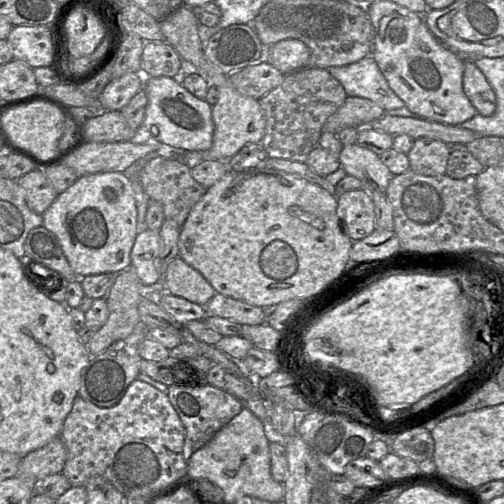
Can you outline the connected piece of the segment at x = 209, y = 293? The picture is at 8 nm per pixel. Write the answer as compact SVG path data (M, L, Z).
M179 256L168 264L163 278L163 287L164 292L200 306L206 306L216 294L215 289L203 275Z

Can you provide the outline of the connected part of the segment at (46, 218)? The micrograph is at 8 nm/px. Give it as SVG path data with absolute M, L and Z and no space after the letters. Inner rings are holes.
M106 172L78 177L58 195L43 213L43 226L52 232L77 278L103 273L119 273L131 266L130 253L137 233L137 208L131 180L123 172Z

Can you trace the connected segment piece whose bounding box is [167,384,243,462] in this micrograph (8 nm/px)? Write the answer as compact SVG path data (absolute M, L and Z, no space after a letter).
M202 384L196 387L169 386L167 396L179 415L185 427L185 441L183 445L183 457L188 462L190 457L204 446L220 429L230 422L243 409L241 402L223 389L210 384Z

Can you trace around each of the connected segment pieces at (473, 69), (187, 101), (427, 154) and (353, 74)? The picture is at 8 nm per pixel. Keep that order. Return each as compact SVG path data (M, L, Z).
M474 61L464 62L463 91L478 114L492 116L496 111L496 96L490 84Z
M165 76L144 77L142 89L147 95L148 104L143 124L131 141L136 143L158 141L166 150L205 151L212 146L214 132L214 123L211 114L212 106L205 100L196 98L177 80Z
M417 138L407 154L410 169L425 176L443 175L446 171L450 146L440 140Z
M372 56L345 66L327 68L343 86L348 97L362 97L377 103L384 111L405 107L390 88Z

